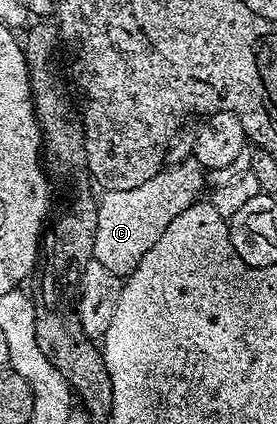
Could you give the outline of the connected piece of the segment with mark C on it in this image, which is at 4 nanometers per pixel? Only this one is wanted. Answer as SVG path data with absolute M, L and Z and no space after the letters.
M186 158L179 163L170 163L158 170L156 177L144 181L144 185L136 185L136 189L120 189L108 191L97 200L98 216L96 217L96 229L94 230L94 258L93 262L104 265L108 273L125 277L140 265L140 257L160 241L160 233L172 225L173 219L180 217L184 209L188 209L194 203L199 202L202 189L204 190L204 168L193 159Z

